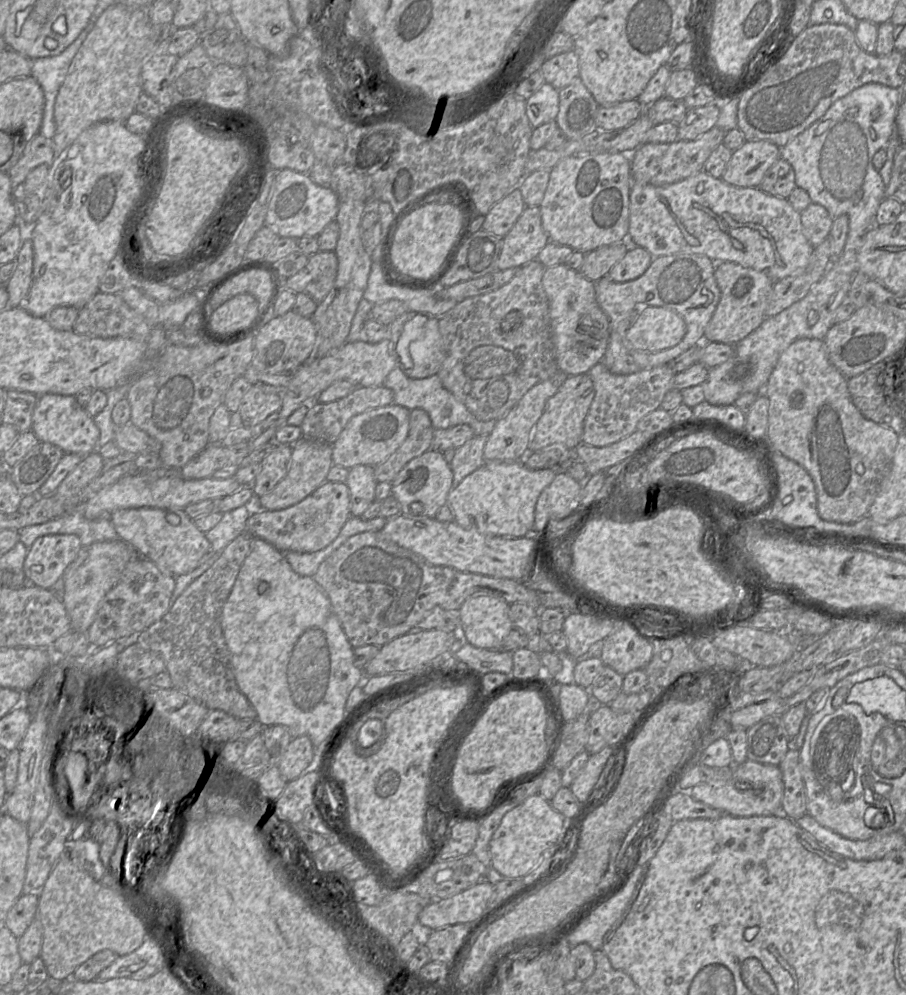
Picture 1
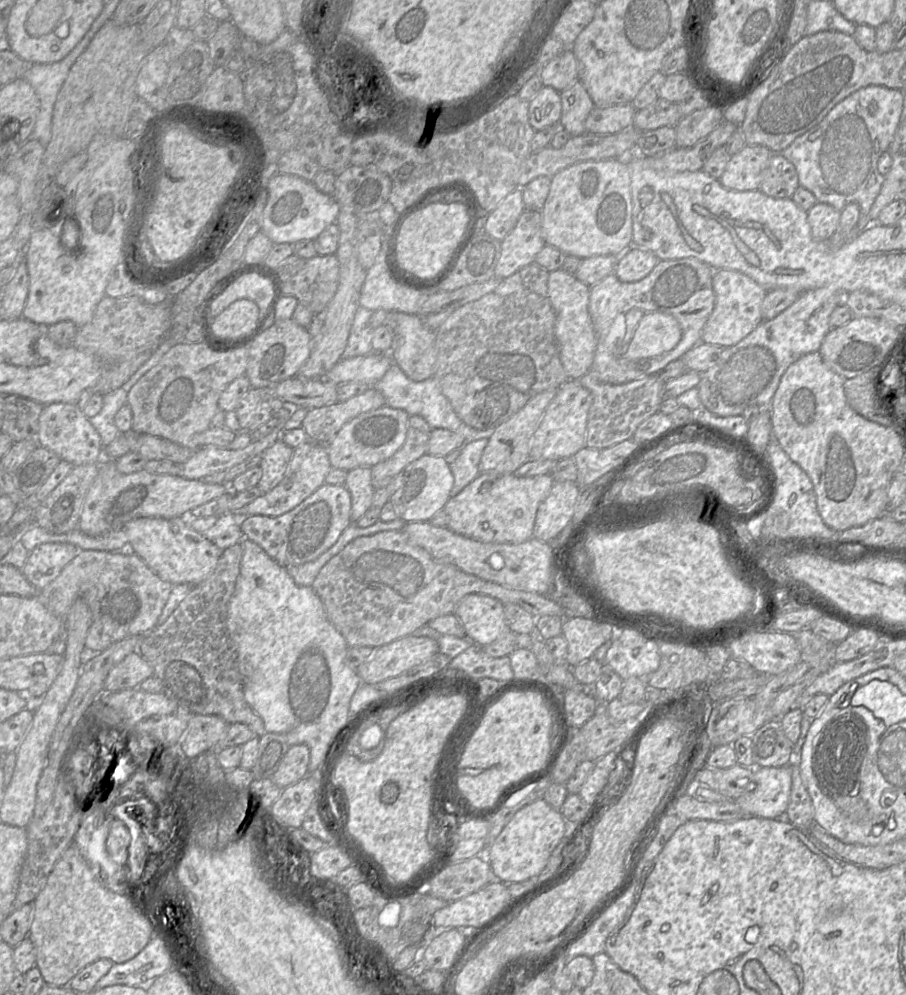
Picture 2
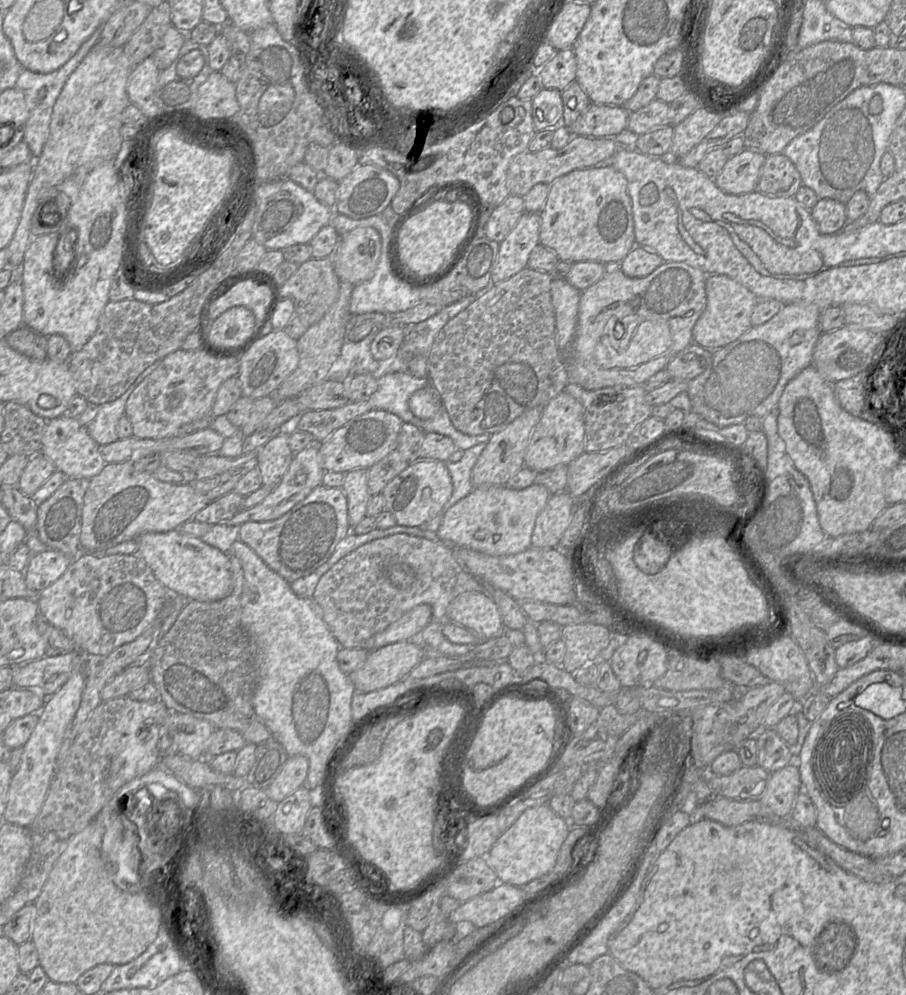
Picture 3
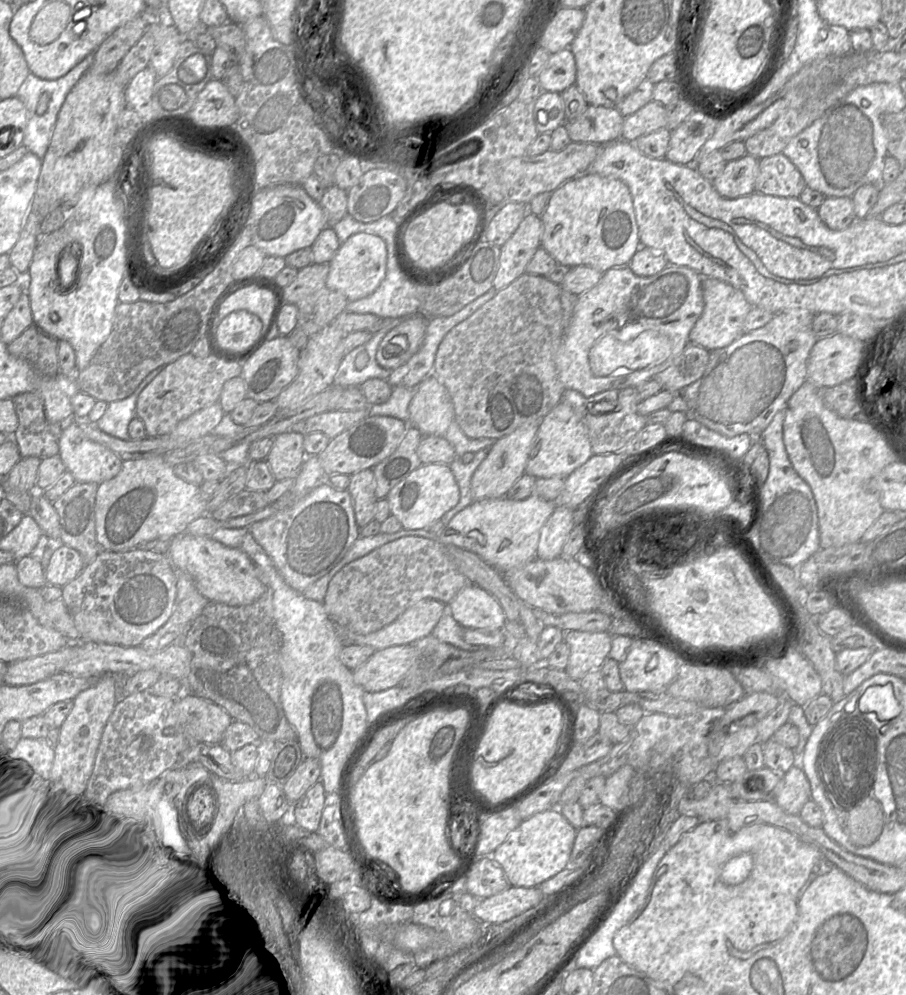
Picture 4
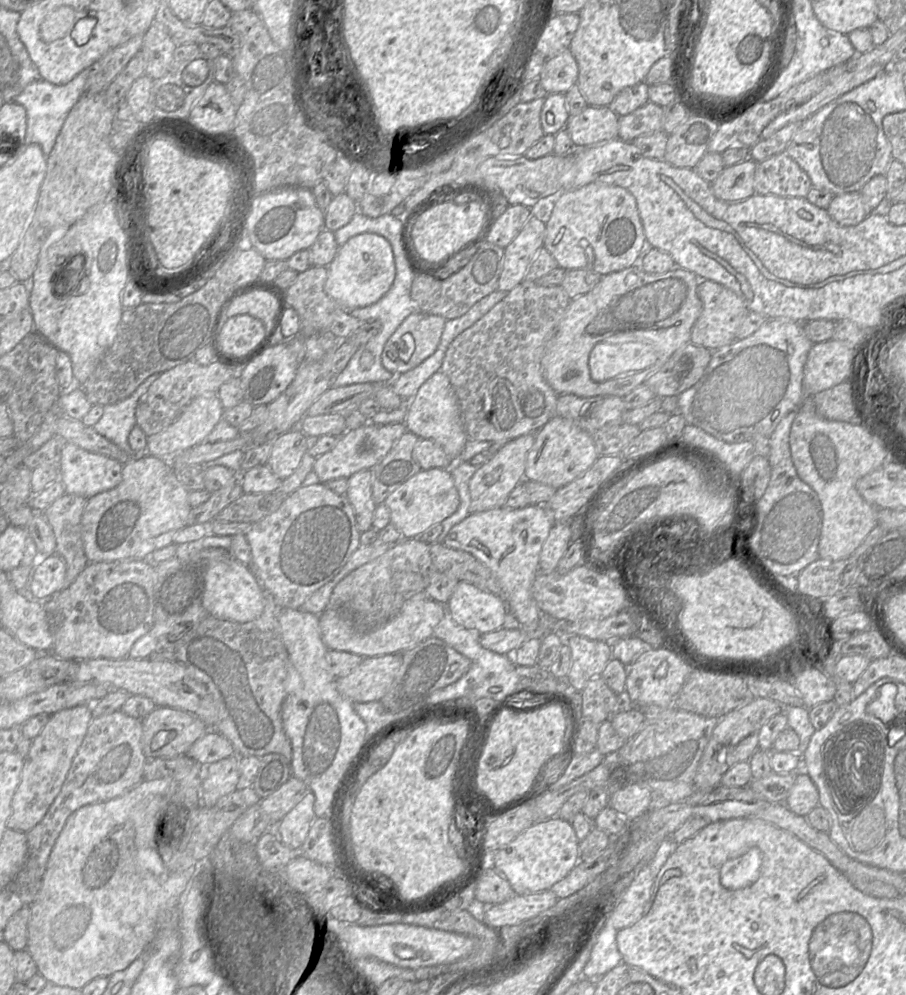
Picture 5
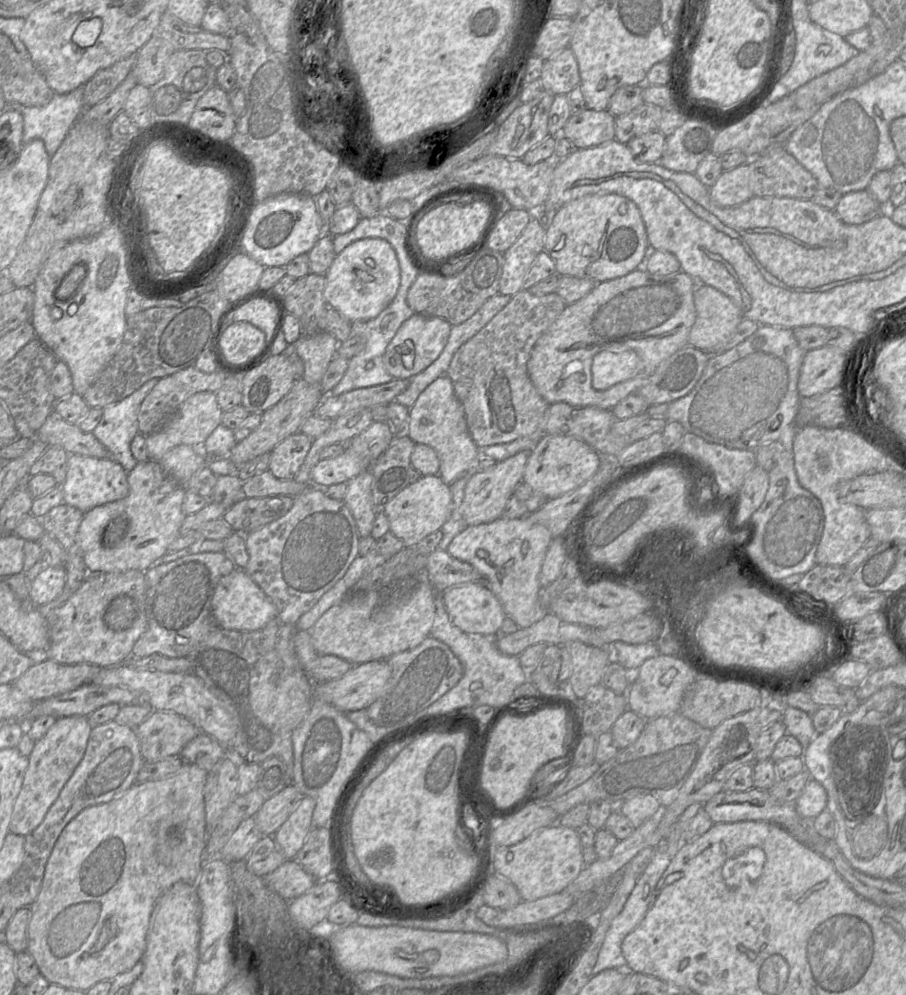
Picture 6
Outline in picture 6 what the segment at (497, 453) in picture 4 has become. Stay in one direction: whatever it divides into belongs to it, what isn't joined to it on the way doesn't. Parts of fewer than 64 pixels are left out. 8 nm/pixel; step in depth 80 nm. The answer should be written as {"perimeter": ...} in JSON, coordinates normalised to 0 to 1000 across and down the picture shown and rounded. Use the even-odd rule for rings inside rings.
{"perimeter":[[[575,453],[550,464],[543,470],[529,473],[520,478],[514,487],[513,501],[509,508],[509,517],[517,529],[542,526],[554,520],[570,488],[577,481],[585,455],[586,453]]]}

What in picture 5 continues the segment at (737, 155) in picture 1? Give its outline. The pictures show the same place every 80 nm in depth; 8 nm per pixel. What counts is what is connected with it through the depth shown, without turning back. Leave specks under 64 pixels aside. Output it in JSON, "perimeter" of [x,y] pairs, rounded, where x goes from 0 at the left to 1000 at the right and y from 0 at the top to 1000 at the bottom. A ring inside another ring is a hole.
{"perimeter":[[[826,159],[800,168],[785,184],[788,196],[801,203],[815,203],[830,197],[834,163]]]}

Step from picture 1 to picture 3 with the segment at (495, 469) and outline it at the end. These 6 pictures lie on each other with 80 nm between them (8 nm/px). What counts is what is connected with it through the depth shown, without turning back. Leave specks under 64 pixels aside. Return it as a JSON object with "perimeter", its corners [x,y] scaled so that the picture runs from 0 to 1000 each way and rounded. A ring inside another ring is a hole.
{"perimeter":[[[591,484],[575,492],[564,491],[560,487],[523,489],[514,499],[503,505],[489,517],[481,538],[490,547],[506,548],[541,559],[561,559],[577,555],[586,549],[591,523],[607,498],[602,488]]]}

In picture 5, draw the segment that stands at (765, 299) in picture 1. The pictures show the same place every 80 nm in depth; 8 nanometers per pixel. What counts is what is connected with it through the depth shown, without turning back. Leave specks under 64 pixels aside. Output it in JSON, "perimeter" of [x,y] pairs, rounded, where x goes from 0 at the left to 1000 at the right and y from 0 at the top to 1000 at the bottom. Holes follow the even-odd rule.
{"perimeter":[[[773,280],[769,294],[775,304],[775,314],[763,332],[762,345],[789,354],[812,342],[813,332],[826,311],[811,293],[786,281]]]}

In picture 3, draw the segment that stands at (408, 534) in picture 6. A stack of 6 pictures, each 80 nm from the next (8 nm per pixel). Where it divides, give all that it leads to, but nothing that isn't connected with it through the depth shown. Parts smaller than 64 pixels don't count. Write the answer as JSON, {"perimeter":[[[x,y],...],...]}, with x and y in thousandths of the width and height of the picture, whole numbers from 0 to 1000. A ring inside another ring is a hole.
{"perimeter":[[[461,461],[435,479],[423,491],[425,513],[430,515],[438,528],[464,530],[486,516],[498,499],[500,486],[491,464]]]}

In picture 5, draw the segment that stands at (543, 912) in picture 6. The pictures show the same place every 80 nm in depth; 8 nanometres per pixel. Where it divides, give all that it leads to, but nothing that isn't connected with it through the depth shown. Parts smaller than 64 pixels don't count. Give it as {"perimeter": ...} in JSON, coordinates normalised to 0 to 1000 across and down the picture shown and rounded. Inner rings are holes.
{"perimeter":[[[607,893],[583,899],[568,898],[555,908],[541,911],[533,927],[544,934],[570,930],[592,922],[615,906],[616,902]]]}

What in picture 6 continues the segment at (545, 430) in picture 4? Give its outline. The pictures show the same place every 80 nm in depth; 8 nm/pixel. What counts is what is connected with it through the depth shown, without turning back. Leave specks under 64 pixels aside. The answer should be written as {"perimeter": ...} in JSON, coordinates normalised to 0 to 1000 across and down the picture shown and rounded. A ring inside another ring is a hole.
{"perimeter":[[[597,436],[586,453],[577,477],[578,483],[604,503],[616,501],[653,480],[664,465],[663,457],[646,443],[625,437]]]}

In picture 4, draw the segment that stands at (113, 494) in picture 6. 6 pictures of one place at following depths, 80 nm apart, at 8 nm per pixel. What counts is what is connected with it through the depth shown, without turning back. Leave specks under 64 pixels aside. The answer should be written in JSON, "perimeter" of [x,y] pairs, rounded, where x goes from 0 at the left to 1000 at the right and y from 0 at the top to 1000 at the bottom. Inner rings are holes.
{"perimeter":[[[83,422],[68,427],[63,443],[70,476],[75,475],[78,487],[106,487],[127,479],[135,467],[125,454],[96,442]]]}

